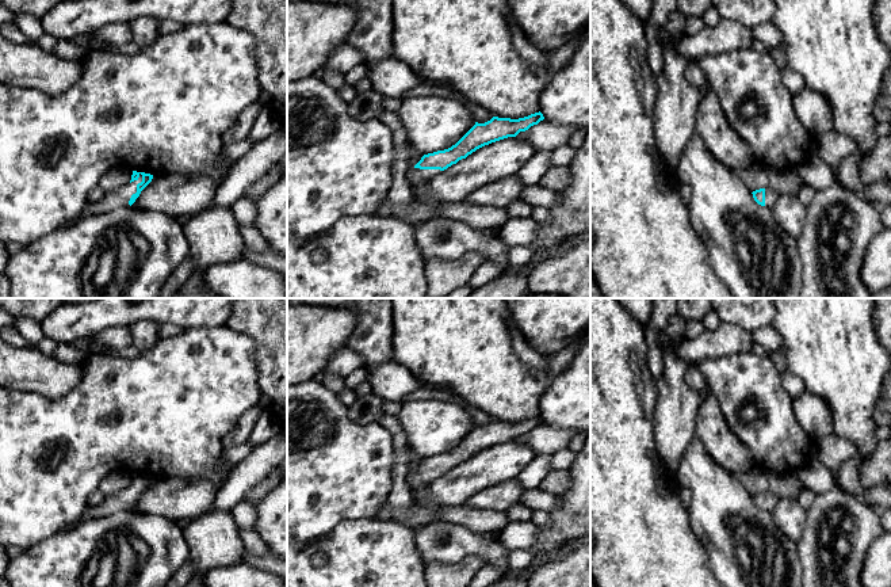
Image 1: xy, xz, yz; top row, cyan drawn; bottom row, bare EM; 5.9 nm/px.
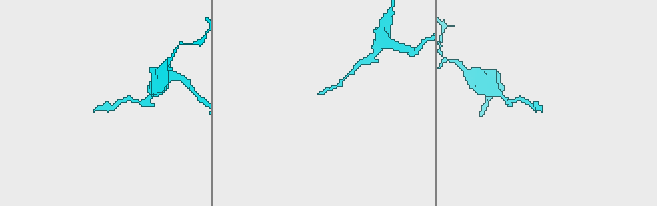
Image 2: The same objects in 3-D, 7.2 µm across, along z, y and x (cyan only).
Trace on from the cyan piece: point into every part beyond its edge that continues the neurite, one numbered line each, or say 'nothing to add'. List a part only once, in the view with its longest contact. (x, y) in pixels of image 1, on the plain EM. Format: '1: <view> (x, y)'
1: xy (119, 500)

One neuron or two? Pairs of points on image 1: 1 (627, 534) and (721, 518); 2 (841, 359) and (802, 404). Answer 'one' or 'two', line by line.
1: two
2: two

